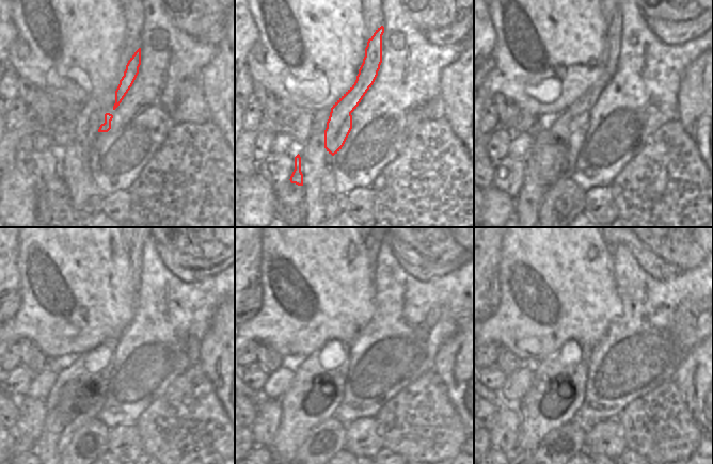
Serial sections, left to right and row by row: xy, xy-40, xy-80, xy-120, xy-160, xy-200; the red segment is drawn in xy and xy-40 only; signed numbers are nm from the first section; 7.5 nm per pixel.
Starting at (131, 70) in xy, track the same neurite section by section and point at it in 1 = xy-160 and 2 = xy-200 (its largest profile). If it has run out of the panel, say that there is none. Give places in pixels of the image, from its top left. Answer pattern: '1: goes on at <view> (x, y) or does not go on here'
1: goes on at xy-160 (315, 394)
2: goes on at xy-200 (557, 390)

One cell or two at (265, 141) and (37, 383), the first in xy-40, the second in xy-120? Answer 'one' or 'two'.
two

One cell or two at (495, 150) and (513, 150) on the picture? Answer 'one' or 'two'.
two

